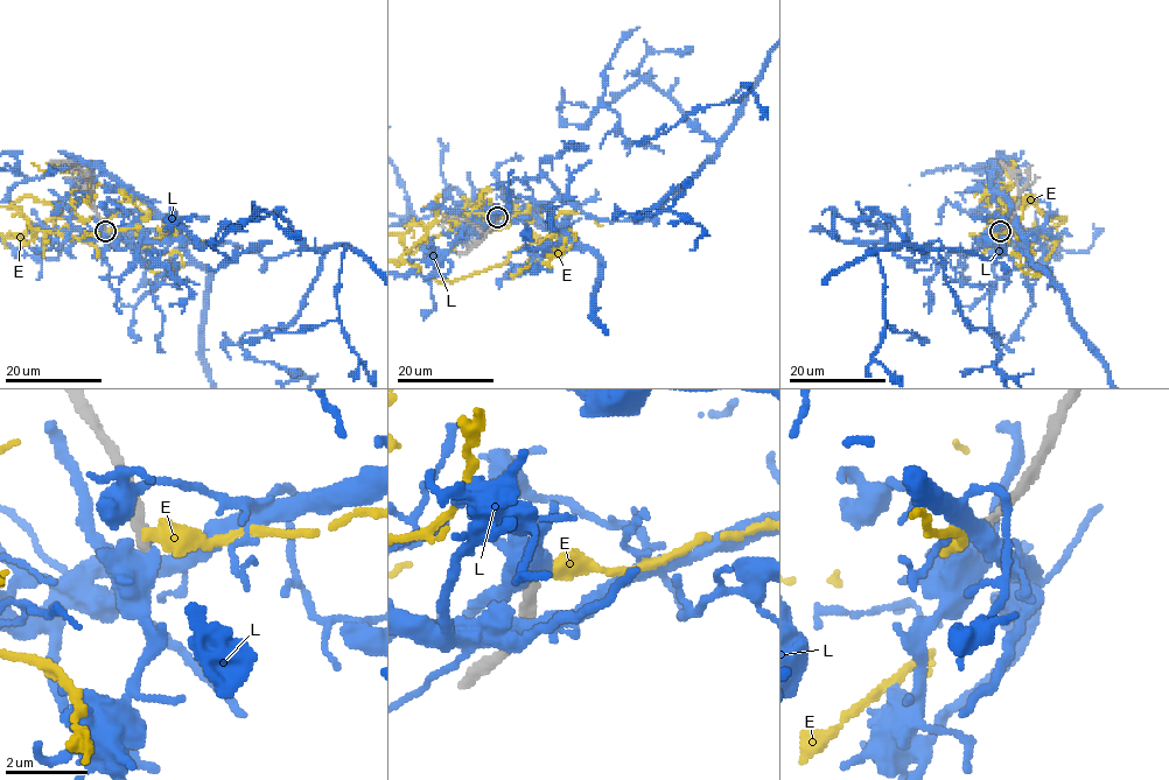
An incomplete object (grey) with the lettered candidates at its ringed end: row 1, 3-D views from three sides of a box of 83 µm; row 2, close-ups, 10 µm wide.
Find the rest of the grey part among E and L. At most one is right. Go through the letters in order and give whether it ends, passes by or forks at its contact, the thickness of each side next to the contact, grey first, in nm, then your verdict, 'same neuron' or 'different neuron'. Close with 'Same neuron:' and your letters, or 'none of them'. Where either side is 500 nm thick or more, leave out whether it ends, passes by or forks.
E: it ends there; 280 nm thick on the grey side, 440 nm on the other; different neuron
L: it forks there; 260 nm thick on the grey side, 400 nm on the other; different neuron
Same neuron: none of them

